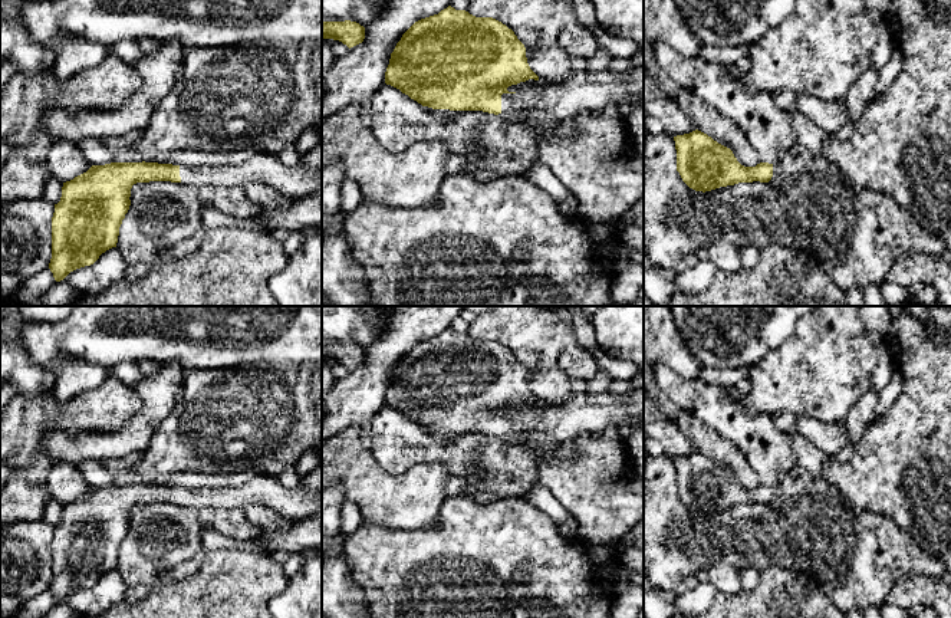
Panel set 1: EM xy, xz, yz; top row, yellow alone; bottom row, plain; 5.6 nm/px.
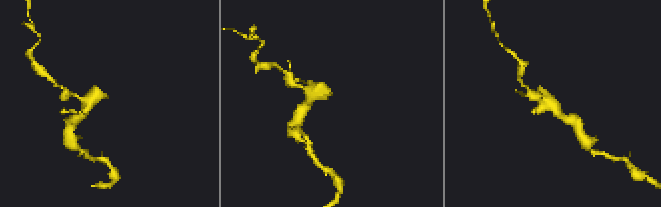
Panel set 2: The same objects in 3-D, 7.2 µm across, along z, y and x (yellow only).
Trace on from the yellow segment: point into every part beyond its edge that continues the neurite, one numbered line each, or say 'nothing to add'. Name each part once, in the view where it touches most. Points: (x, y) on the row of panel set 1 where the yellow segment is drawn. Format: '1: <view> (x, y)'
1: xz (591, 92)

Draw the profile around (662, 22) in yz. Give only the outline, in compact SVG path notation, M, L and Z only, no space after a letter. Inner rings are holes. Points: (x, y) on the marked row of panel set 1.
M644 0L644 36L687 57L698 57L704 46L687 26L675 0Z

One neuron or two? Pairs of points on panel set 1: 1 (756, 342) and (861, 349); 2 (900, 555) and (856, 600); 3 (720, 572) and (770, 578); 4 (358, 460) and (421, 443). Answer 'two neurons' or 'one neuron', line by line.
1: two neurons
2: one neuron
3: two neurons
4: two neurons

